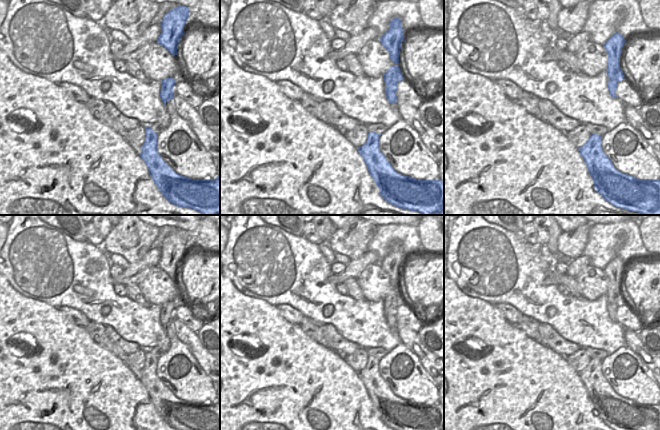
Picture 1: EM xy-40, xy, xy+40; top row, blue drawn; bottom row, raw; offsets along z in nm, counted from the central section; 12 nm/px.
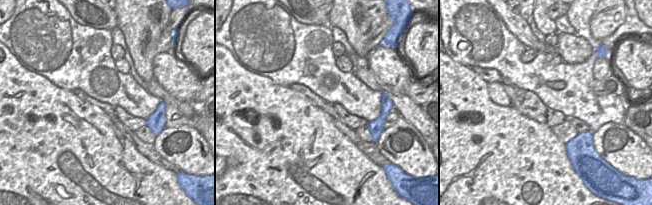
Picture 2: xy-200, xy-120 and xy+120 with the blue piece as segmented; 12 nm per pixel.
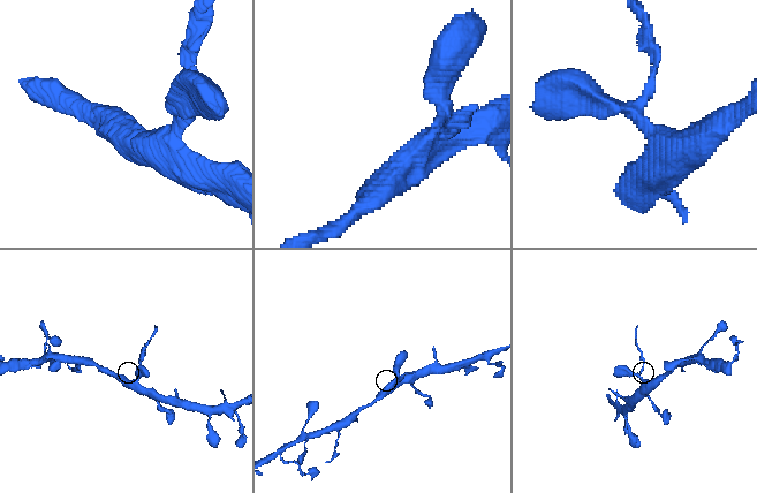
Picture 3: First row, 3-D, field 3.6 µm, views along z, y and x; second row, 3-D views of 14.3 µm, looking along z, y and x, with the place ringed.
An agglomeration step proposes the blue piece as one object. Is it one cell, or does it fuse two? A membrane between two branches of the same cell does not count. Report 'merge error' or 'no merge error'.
merge error

